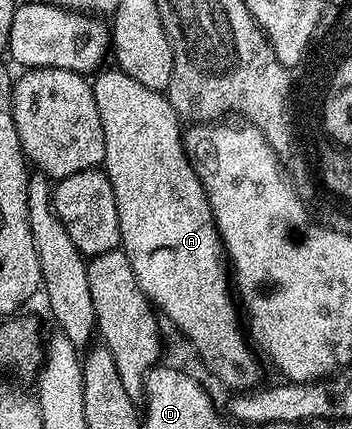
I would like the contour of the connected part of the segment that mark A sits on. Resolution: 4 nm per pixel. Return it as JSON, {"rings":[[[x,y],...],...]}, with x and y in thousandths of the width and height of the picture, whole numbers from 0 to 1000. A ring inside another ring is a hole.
{"rings":[[[344,163],[295,166],[281,166],[264,179],[261,203],[273,256],[284,256],[284,294],[295,303],[290,382],[301,410],[318,424],[330,490],[341,499],[344,585],[355,587],[364,611],[375,611],[398,676],[409,676],[429,711],[463,739],[472,734],[528,781],[531,797],[563,818],[588,862],[651,909],[719,907],[730,897],[722,893],[744,876],[744,858],[733,851],[736,832],[682,744],[682,718],[648,641],[648,608],[585,445],[545,378],[528,366],[523,298],[511,273],[463,217],[420,210],[420,200],[386,191],[386,182]]]}

